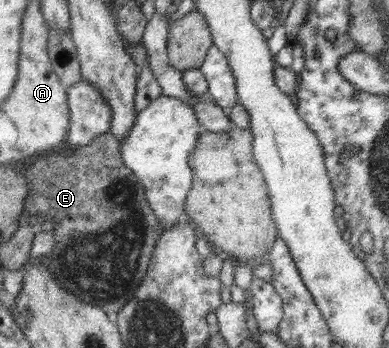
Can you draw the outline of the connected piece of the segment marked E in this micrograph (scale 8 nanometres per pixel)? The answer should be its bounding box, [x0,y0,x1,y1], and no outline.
[23,132,159,313]

